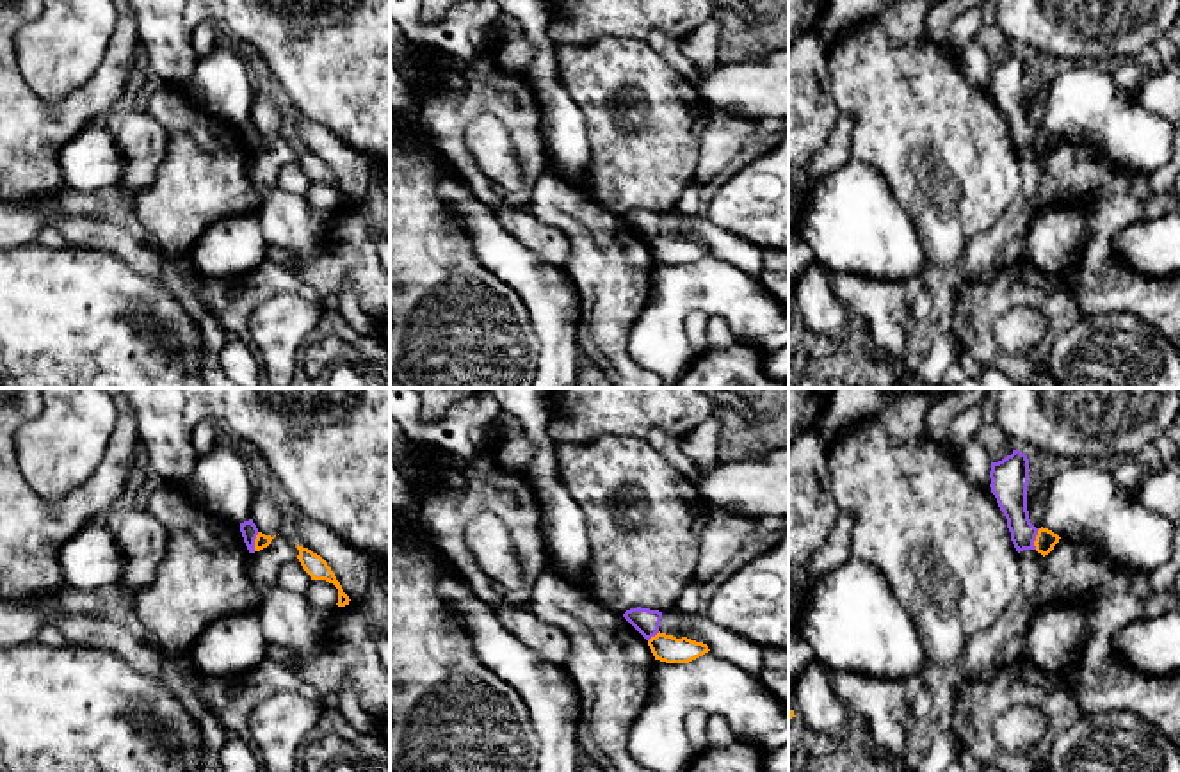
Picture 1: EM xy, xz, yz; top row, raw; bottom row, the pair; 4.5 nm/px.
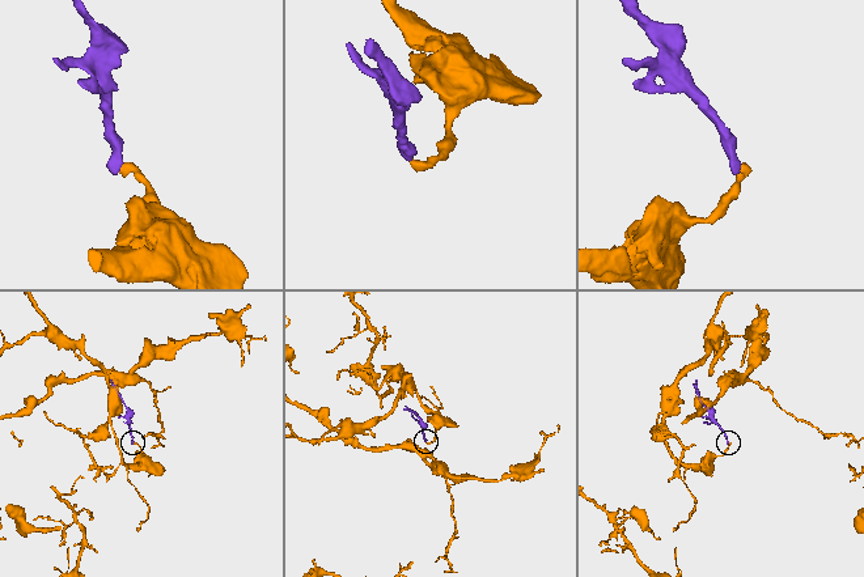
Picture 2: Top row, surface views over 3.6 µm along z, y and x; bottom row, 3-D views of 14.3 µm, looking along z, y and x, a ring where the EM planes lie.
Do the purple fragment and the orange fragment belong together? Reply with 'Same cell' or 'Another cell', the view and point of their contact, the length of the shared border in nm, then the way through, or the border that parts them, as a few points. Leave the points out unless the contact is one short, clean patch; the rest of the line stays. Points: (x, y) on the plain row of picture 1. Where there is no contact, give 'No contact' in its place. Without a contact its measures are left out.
Another cell. Touches purple at yz (1034, 141). Shared border 100 nm. Boundary: yz (1040, 130), (1034, 150)

